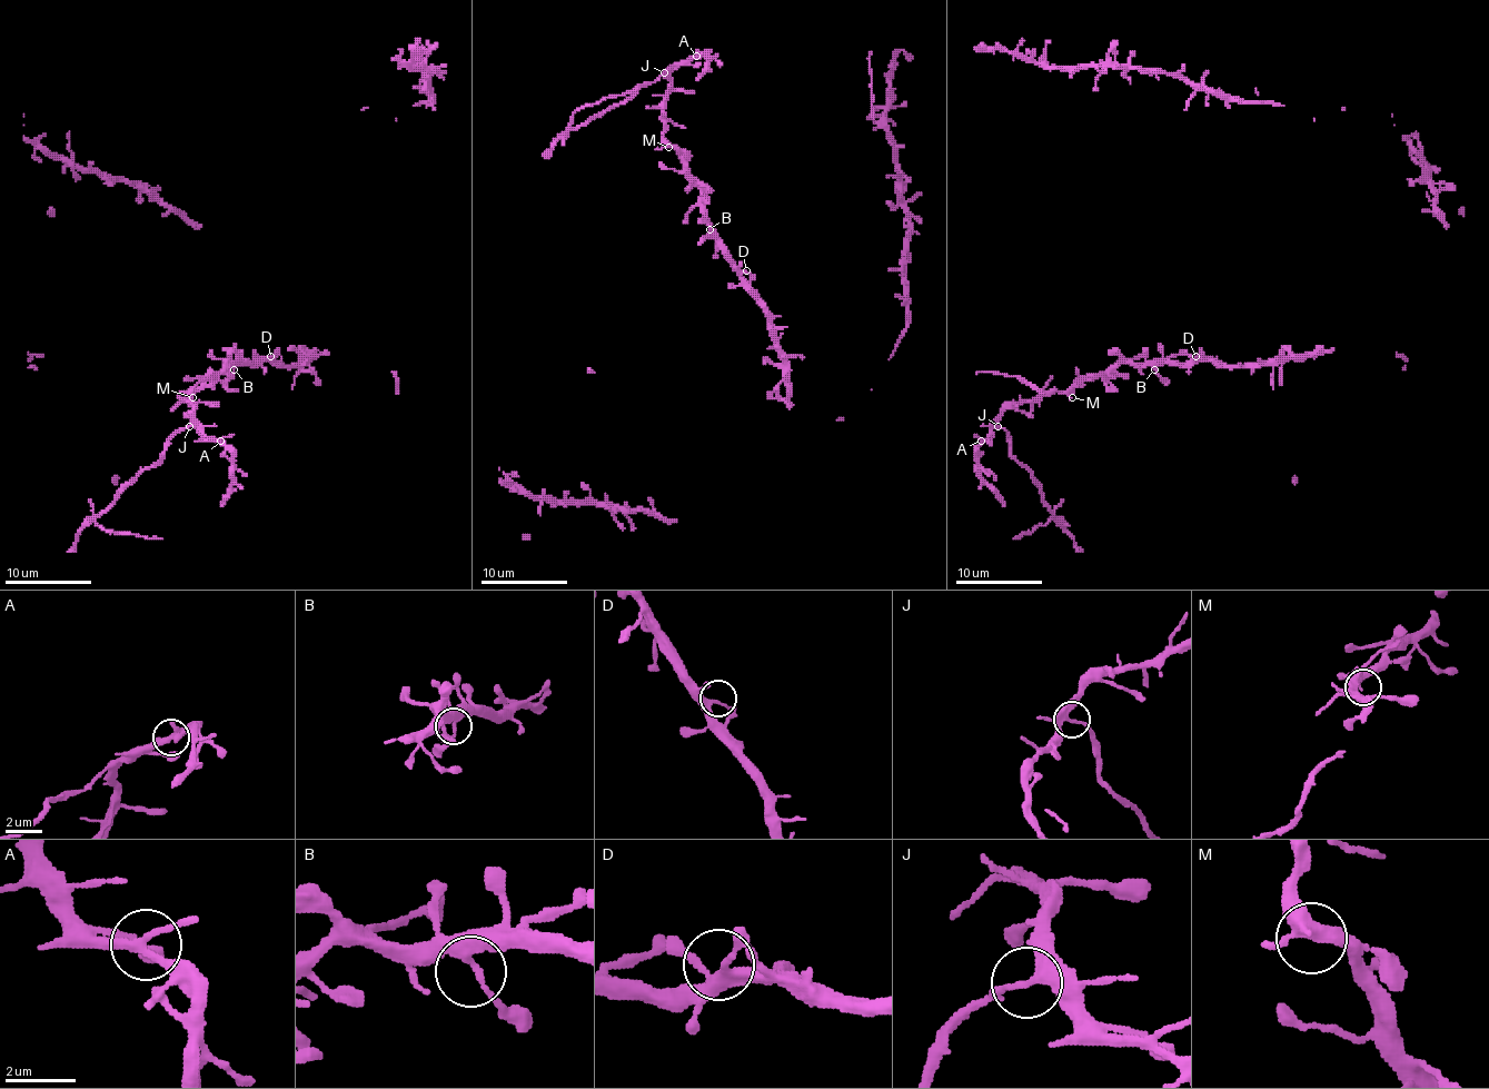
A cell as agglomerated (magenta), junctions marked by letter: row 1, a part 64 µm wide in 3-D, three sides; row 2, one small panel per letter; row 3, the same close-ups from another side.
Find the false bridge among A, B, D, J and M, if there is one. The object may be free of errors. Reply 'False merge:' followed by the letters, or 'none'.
False merge: J

